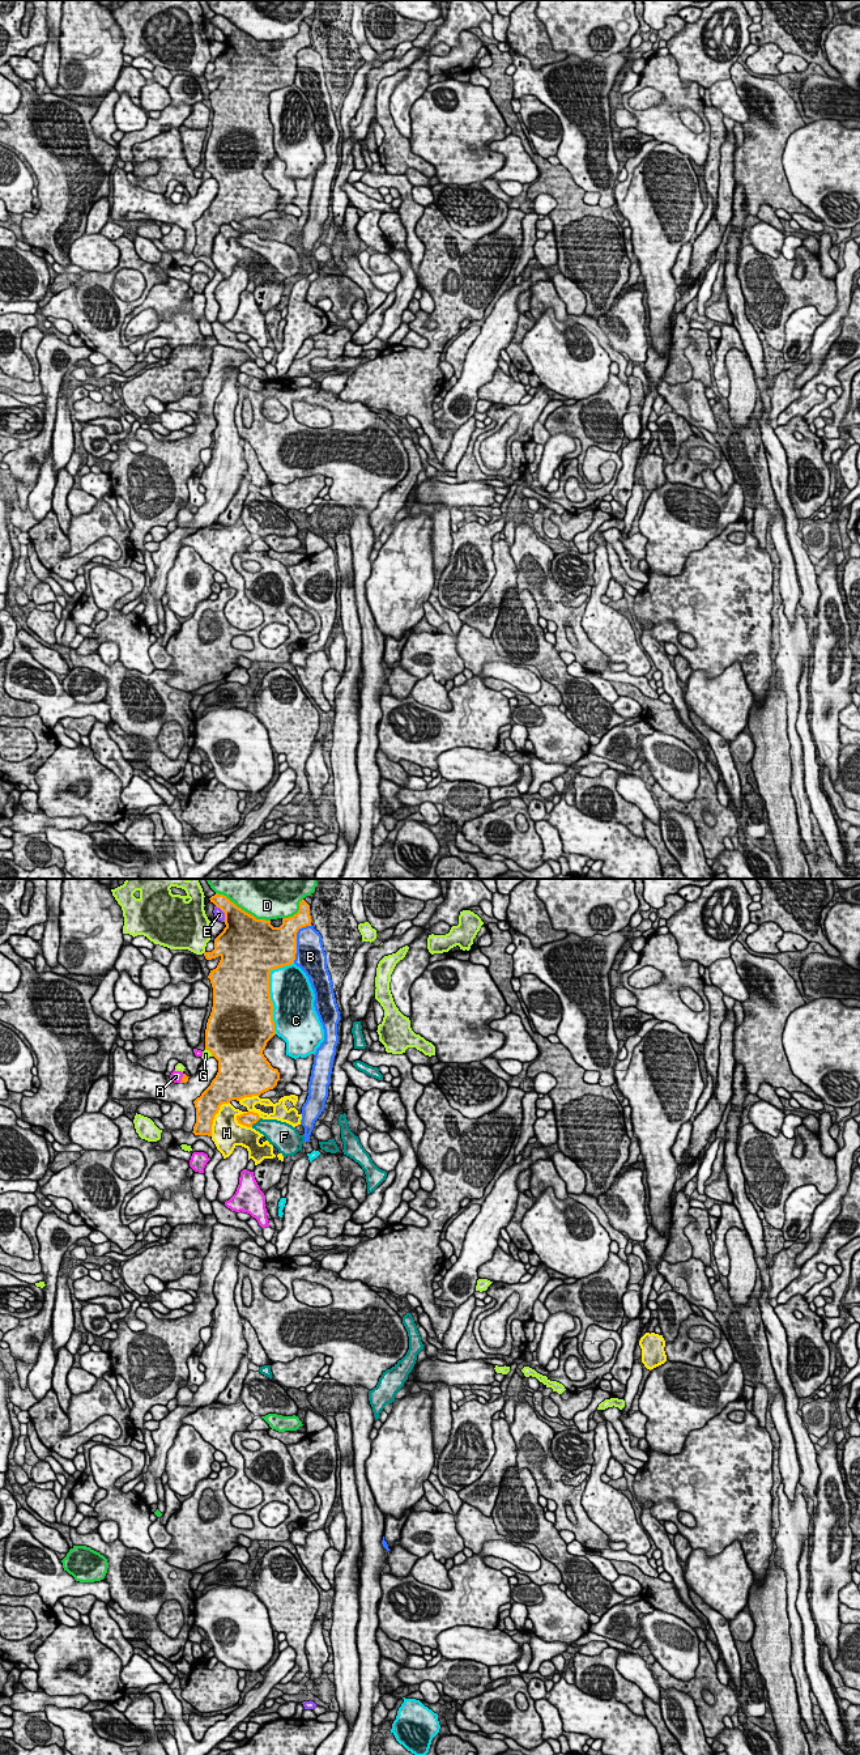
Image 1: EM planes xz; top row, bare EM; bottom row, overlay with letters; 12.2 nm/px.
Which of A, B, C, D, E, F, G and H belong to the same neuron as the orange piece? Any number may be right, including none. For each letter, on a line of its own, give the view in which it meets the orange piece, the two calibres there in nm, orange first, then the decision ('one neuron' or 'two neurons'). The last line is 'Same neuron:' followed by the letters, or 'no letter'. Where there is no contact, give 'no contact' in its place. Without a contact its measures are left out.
A: contact in xz; calibres 90 and 140 nm; two neurons
B: contact in xz; calibres 480 and 360 nm; two neurons
C: contact in xz; calibres 500 and 480 nm; two neurons
D: contact in xz; calibres 420 and 500 nm; two neurons
E: contact in xz; calibres 360 and 130 nm; two neurons
F: contact in xz; calibres 170 and 280 nm; one neuron
G: contact in xz; calibres 500 and 100 nm; two neurons
H: contact in xz; calibres 170 and 220 nm; two neurons
Same neuron: F

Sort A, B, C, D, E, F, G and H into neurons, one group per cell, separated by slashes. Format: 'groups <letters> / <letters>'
groups A / B / C / D / E / F / G / H

